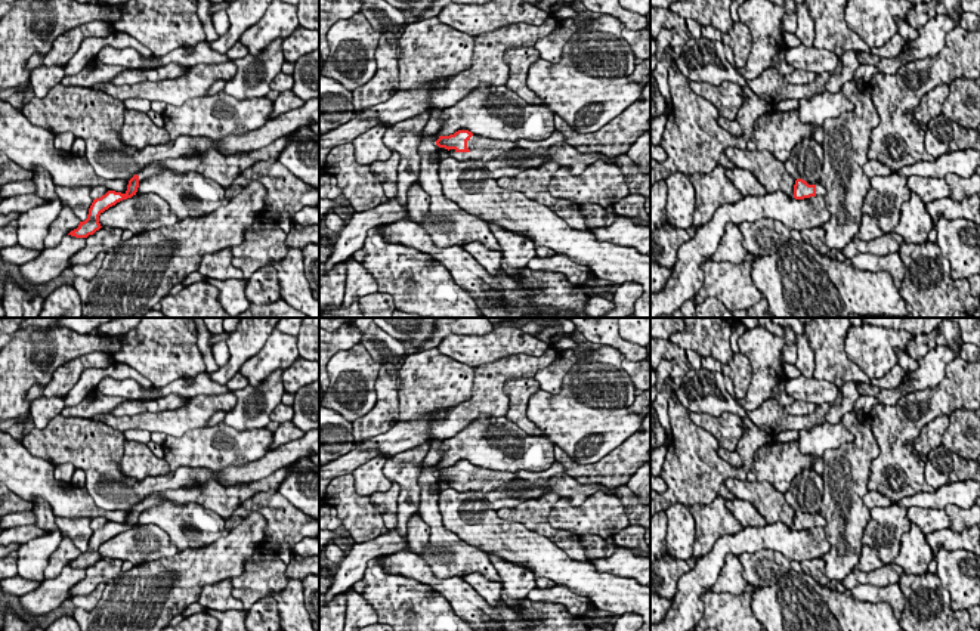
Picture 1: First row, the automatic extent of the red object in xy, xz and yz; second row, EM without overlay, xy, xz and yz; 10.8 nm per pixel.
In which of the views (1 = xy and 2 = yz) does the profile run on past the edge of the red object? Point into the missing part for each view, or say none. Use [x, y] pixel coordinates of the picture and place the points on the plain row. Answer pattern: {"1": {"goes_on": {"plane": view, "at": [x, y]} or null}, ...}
{"1": {"goes_on": {"plane": "xy", "at": [223, 500]}}, "2": {"goes_on": {"plane": "yz", "at": [821, 522]}}}

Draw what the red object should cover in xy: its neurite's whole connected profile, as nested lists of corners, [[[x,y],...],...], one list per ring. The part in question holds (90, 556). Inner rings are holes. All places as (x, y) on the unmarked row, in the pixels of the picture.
[[[282,467],[260,480],[248,483],[222,485],[219,480],[210,479],[201,488],[180,488],[149,495],[129,511],[127,522],[124,525],[108,522],[101,529],[93,531],[87,550],[80,553],[78,559],[71,562],[68,566],[75,569],[87,569],[89,566],[93,566],[102,559],[99,554],[99,547],[105,541],[136,526],[142,511],[148,511],[154,505],[161,505],[164,499],[169,499],[176,505],[195,502],[210,511],[214,511],[226,520],[244,501],[250,499],[254,494],[278,494],[285,474],[287,467]]]

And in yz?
[[[797,510],[794,516],[794,529],[804,531],[810,528],[825,528],[826,520],[820,516],[820,513],[806,513],[803,510]]]

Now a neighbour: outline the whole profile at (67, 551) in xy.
[[[67,536],[62,538],[59,547],[50,554],[44,569],[44,579],[53,579],[61,575],[62,569],[77,560],[80,550]]]

